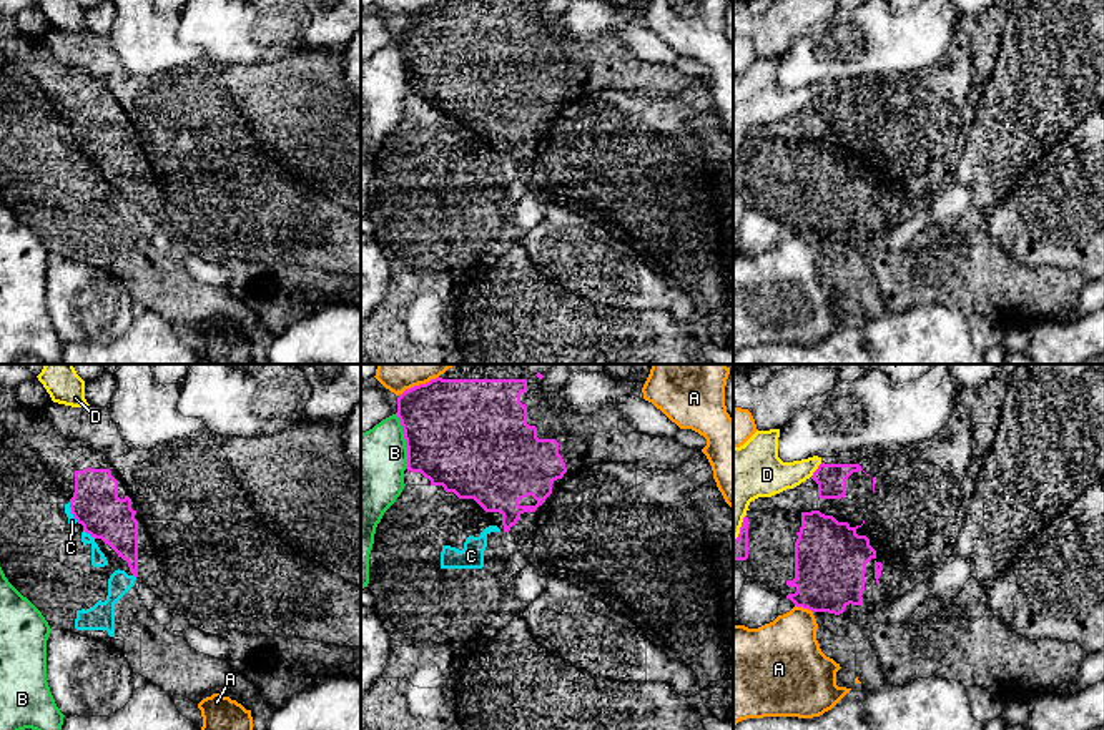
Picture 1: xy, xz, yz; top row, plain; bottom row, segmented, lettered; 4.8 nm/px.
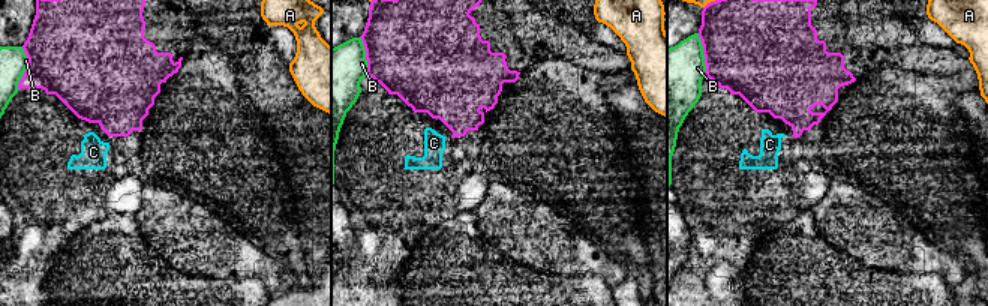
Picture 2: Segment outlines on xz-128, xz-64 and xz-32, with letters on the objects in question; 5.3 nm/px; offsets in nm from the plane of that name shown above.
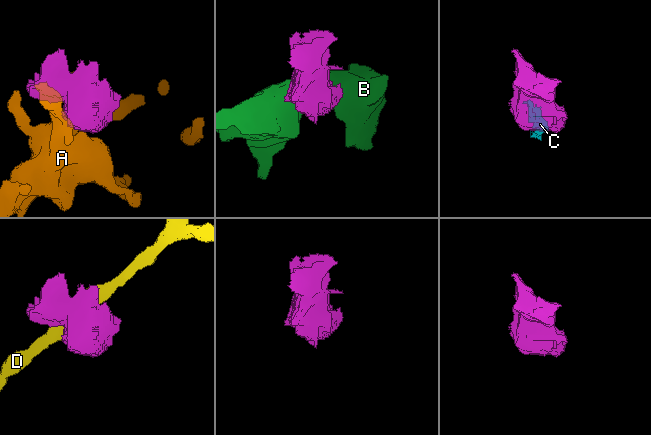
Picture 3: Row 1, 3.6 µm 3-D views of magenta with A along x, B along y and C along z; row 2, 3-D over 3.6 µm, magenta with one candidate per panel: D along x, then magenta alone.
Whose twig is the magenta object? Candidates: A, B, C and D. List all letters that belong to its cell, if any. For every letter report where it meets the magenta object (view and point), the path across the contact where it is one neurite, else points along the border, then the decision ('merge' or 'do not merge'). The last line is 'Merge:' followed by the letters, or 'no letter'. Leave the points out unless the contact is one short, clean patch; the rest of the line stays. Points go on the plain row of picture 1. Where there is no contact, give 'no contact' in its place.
A: yz (803, 235) | do not merge
B: xz (406, 69) | do not merge
C: xy (90, 162) | do not merge
D: yz (817, 97) | do not merge
Merge: no letter

